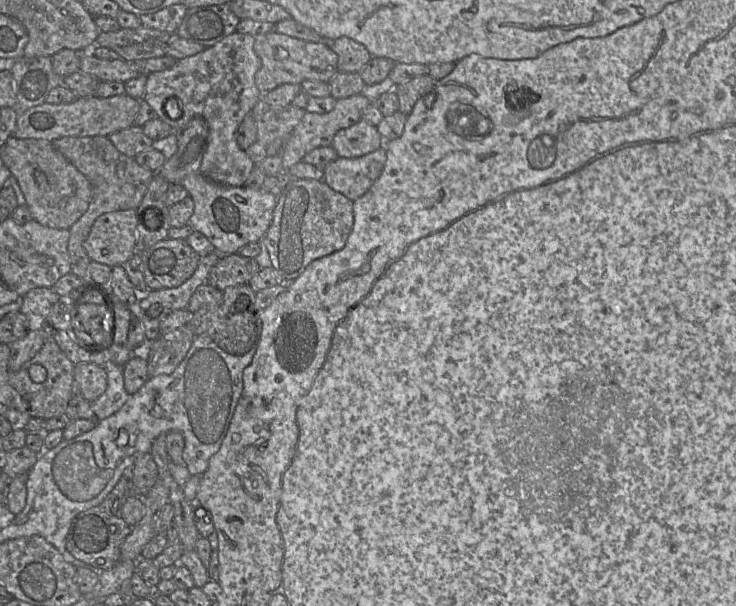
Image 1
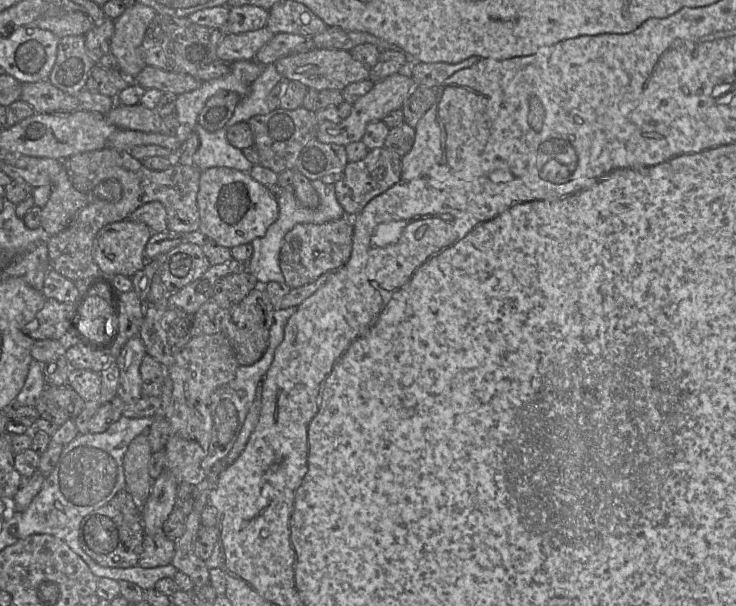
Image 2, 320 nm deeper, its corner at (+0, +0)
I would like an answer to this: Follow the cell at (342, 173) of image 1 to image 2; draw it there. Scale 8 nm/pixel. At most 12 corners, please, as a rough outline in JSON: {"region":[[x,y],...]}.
{"region":[[386,147],[348,162],[335,184],[347,216],[395,185],[401,156]]}

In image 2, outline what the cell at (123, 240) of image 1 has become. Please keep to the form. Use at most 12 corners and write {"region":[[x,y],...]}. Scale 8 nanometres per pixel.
{"region":[[125,219],[102,227],[93,258],[100,273],[132,277],[153,232]]}

